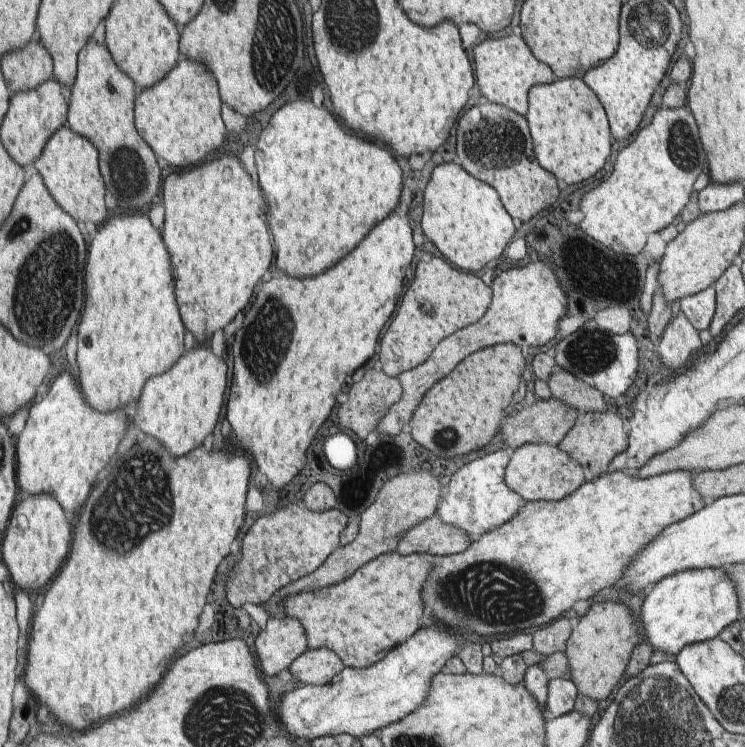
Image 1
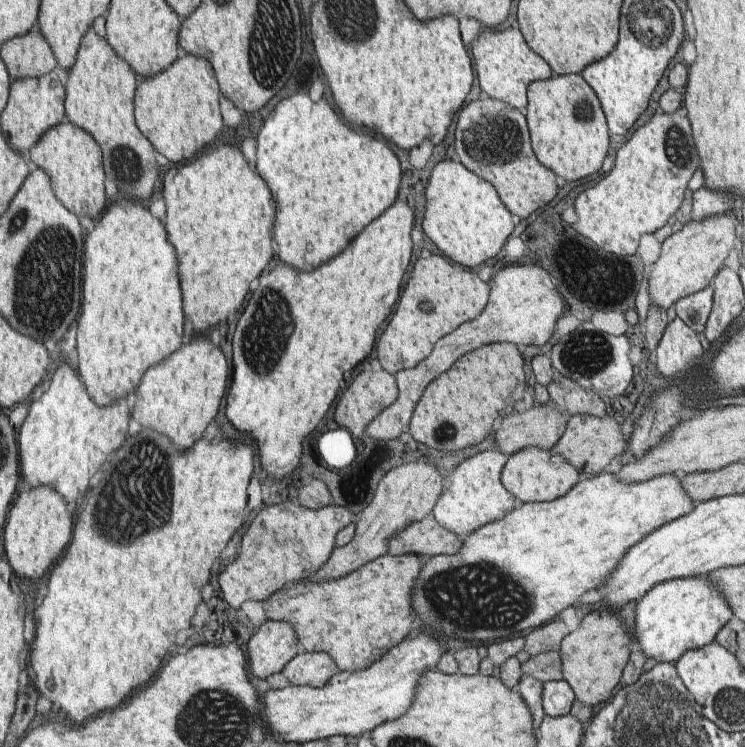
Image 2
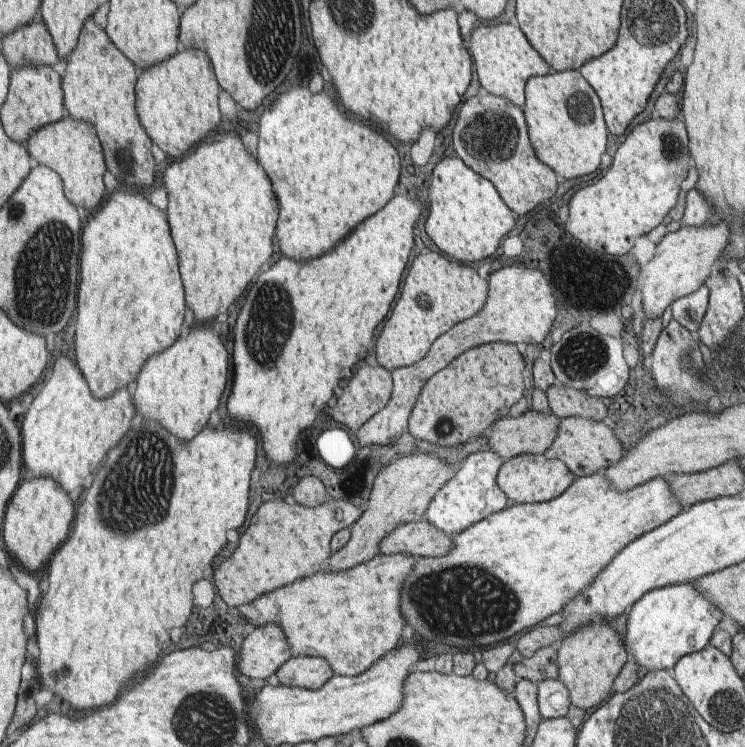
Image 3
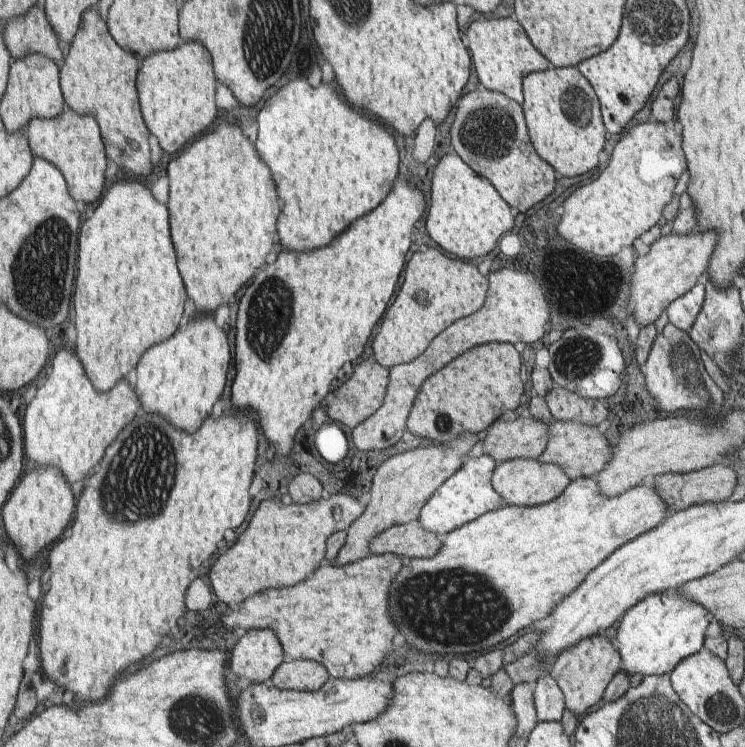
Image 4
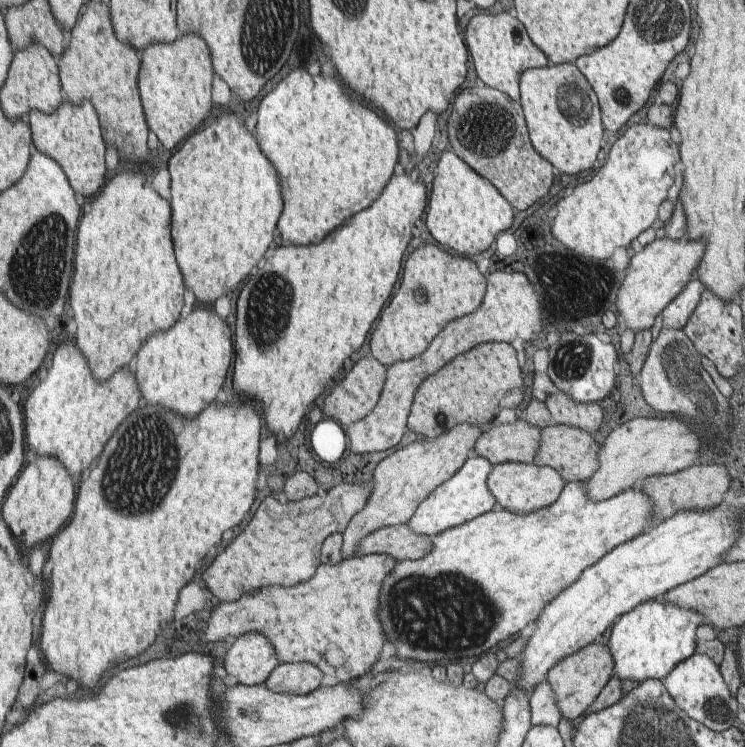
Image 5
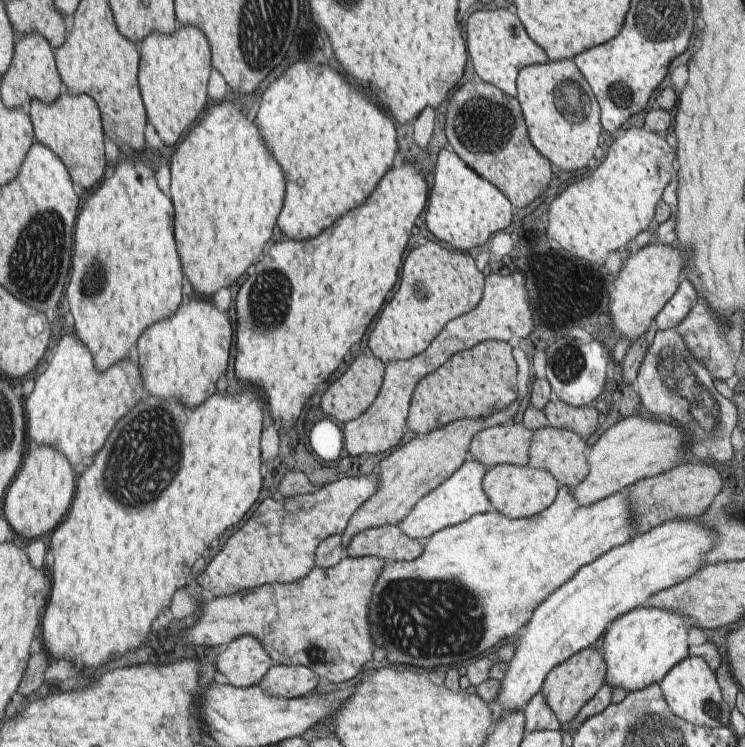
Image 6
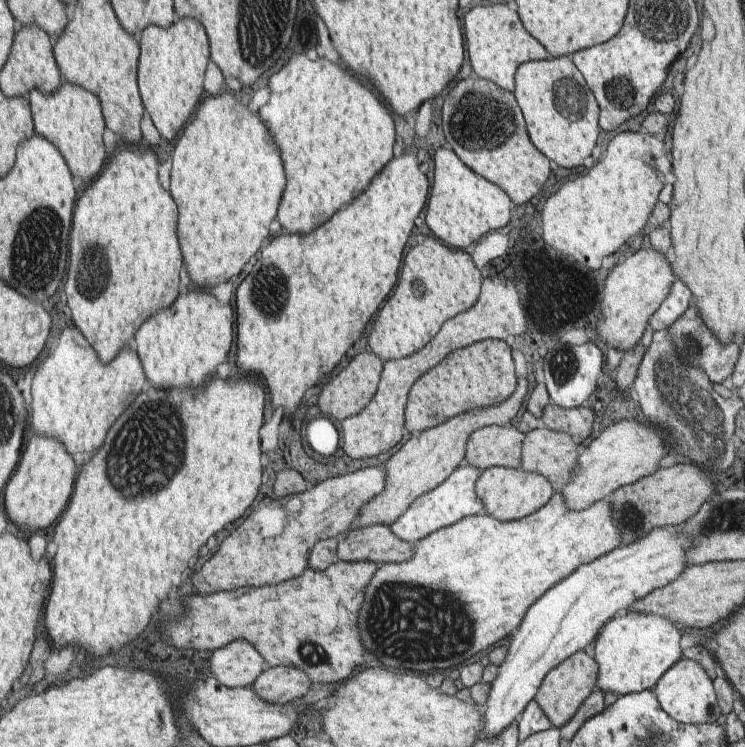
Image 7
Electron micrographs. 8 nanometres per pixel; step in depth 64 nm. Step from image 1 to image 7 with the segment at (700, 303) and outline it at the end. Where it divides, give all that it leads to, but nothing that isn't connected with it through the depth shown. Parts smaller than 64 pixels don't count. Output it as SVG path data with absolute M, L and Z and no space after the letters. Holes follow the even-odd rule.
M676 279L669 296L653 315L649 324L654 331L668 330L691 306L692 296L690 290L679 279Z

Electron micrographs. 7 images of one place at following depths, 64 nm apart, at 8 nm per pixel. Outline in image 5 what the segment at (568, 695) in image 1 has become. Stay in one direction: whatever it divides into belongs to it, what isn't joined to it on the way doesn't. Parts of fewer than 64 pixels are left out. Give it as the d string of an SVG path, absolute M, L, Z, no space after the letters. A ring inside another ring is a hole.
M546 678L531 691L530 712L532 726L543 725L558 727L561 720L561 708L558 707L557 692Z

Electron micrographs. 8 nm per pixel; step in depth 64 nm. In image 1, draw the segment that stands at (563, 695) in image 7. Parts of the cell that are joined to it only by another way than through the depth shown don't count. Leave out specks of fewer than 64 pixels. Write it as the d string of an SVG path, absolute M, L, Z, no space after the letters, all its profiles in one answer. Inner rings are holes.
M615 598L594 603L566 642L565 653L570 664L571 679L577 684L577 690L592 700L608 698L622 680L638 638L634 614L629 606Z

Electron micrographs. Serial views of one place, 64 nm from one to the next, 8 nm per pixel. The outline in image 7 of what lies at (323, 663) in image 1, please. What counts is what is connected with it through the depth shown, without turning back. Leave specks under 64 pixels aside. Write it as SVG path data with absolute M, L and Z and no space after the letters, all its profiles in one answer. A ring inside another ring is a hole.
M267 666L252 686L266 702L287 704L304 696L312 682L310 674L296 666Z

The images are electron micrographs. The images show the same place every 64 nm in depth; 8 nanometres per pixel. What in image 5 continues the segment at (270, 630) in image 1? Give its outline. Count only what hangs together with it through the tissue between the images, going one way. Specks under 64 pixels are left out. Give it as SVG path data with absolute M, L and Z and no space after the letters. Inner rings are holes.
M258 632L237 637L223 660L223 673L234 676L244 686L265 683L281 664L273 640Z

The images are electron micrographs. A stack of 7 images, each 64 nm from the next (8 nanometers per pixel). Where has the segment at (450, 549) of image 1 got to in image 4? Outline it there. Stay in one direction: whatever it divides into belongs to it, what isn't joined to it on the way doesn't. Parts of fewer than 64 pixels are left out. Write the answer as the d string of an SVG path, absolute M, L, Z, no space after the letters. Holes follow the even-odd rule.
M410 521L401 525L393 526L384 533L378 534L374 538L373 546L371 551L374 555L383 555L386 553L392 553L396 555L401 555L404 560L409 560L413 558L430 558L436 556L442 550L442 546L445 542L442 540L442 536L438 534L432 534L432 532L426 530L417 521Z

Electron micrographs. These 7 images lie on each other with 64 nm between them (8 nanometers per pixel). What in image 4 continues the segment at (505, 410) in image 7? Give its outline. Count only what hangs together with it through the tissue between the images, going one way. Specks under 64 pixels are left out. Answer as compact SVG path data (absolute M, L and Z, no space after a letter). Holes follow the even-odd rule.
M469 432L448 444L417 447L382 462L368 487L365 512L347 529L346 542L331 564L346 566L352 562L360 562L373 554L371 547L378 534L384 533L393 526L417 521L426 502L461 468L462 460L466 460L464 456L472 450L481 437L481 434Z

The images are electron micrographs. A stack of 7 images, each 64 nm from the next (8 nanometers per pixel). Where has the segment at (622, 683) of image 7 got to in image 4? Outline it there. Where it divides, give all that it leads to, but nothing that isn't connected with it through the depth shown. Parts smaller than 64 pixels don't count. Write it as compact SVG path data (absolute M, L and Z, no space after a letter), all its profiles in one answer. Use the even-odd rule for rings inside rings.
M675 589L642 598L620 619L613 643L622 654L622 669L630 675L642 674L645 677L669 674L685 658L704 648L705 632L714 620L714 614L708 607L686 598L680 590Z

